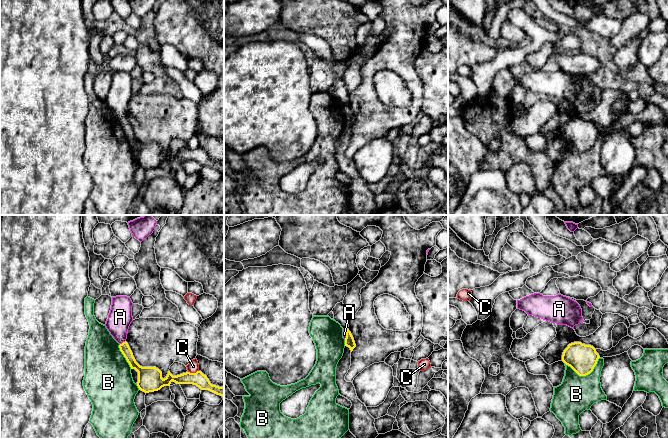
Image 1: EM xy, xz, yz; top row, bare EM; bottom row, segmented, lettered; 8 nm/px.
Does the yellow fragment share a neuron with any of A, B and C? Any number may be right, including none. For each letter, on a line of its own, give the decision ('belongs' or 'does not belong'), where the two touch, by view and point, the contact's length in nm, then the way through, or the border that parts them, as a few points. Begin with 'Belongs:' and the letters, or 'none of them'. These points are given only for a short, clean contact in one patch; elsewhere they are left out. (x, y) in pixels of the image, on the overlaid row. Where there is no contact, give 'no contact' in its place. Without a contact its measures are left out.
Belongs: none of them
A: does not belong; meets yellow in xy at (123, 342); contact 60 nm long; border along xy (125, 340), (120, 344)
B: does not belong; meets yellow in yz at (585, 375); contact 280 nm long
C: does not belong; meets yellow in xy at (193, 373); contact 90 nm long; border along xy (198, 370), (188, 372)

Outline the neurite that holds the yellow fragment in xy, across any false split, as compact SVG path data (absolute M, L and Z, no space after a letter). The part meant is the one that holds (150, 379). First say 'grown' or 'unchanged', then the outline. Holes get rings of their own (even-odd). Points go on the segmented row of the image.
unchanged | M126 341L120 344L119 348L131 369L135 369L138 372L137 386L139 390L145 393L158 391L164 386L170 386L173 381L177 384L193 384L201 390L209 390L224 397L224 387L212 385L207 376L201 371L197 371L196 373L186 372L177 376L173 376L170 371L168 371L167 376L163 379L162 372L158 368L142 367L136 362Z

